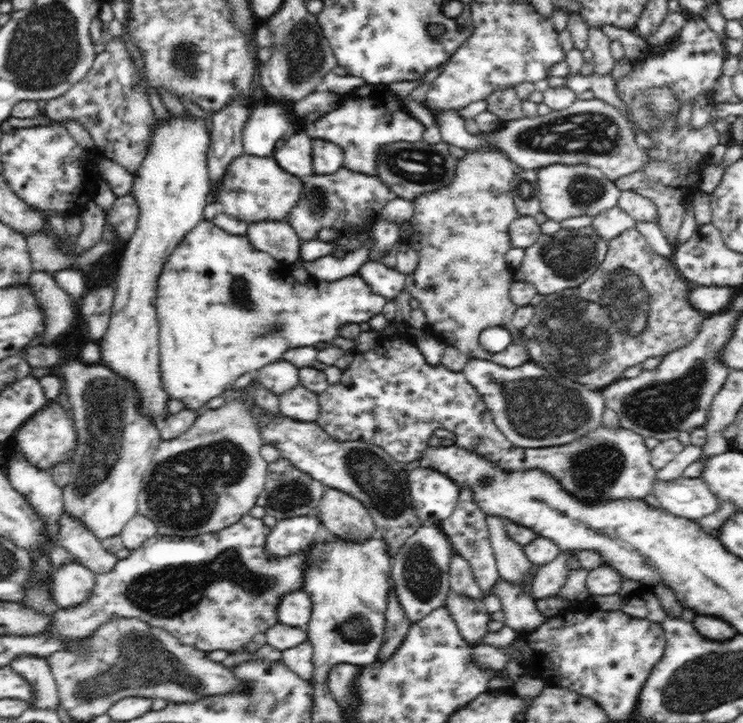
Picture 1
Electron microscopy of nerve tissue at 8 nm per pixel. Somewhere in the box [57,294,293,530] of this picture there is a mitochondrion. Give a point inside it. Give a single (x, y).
(105, 401)

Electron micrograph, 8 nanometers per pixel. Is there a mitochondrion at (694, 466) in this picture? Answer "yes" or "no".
no

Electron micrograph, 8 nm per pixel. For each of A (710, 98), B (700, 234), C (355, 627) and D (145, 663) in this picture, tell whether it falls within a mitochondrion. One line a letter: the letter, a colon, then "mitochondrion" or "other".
A: other
B: other
C: mitochondrion
D: mitochondrion

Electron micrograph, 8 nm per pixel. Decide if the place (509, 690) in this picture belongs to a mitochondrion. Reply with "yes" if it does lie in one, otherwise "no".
no

